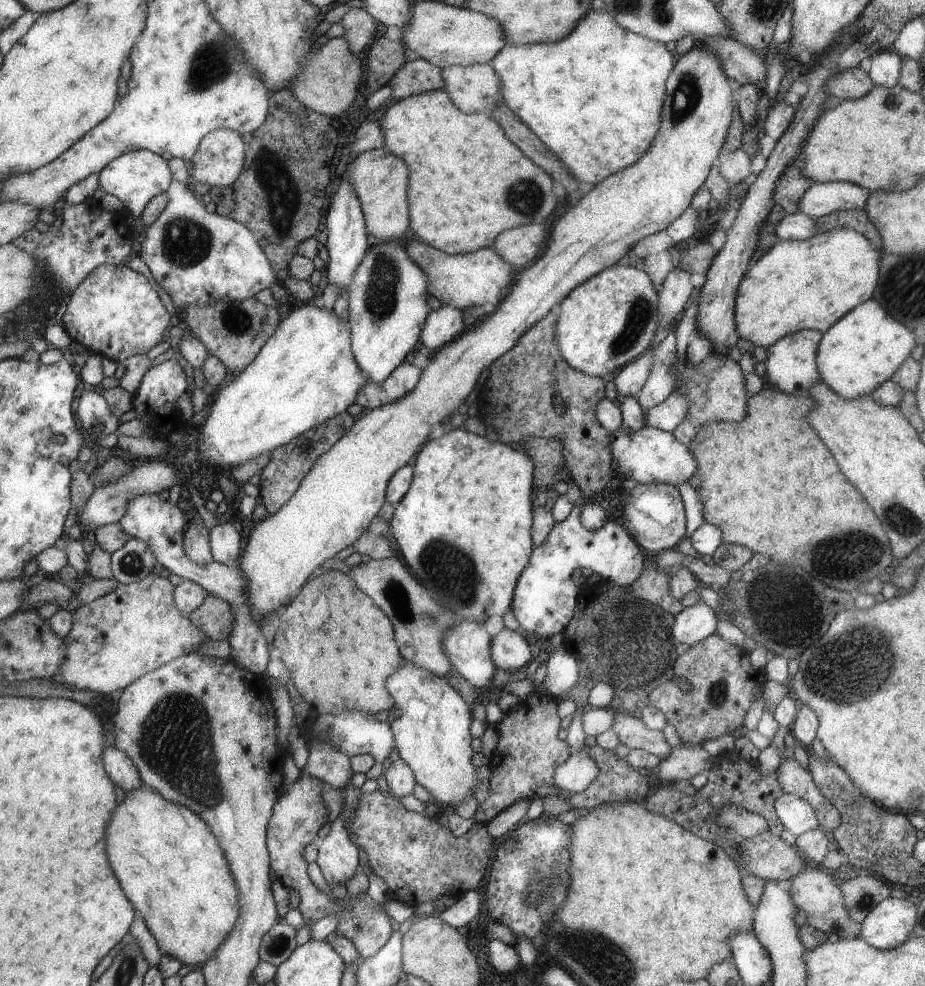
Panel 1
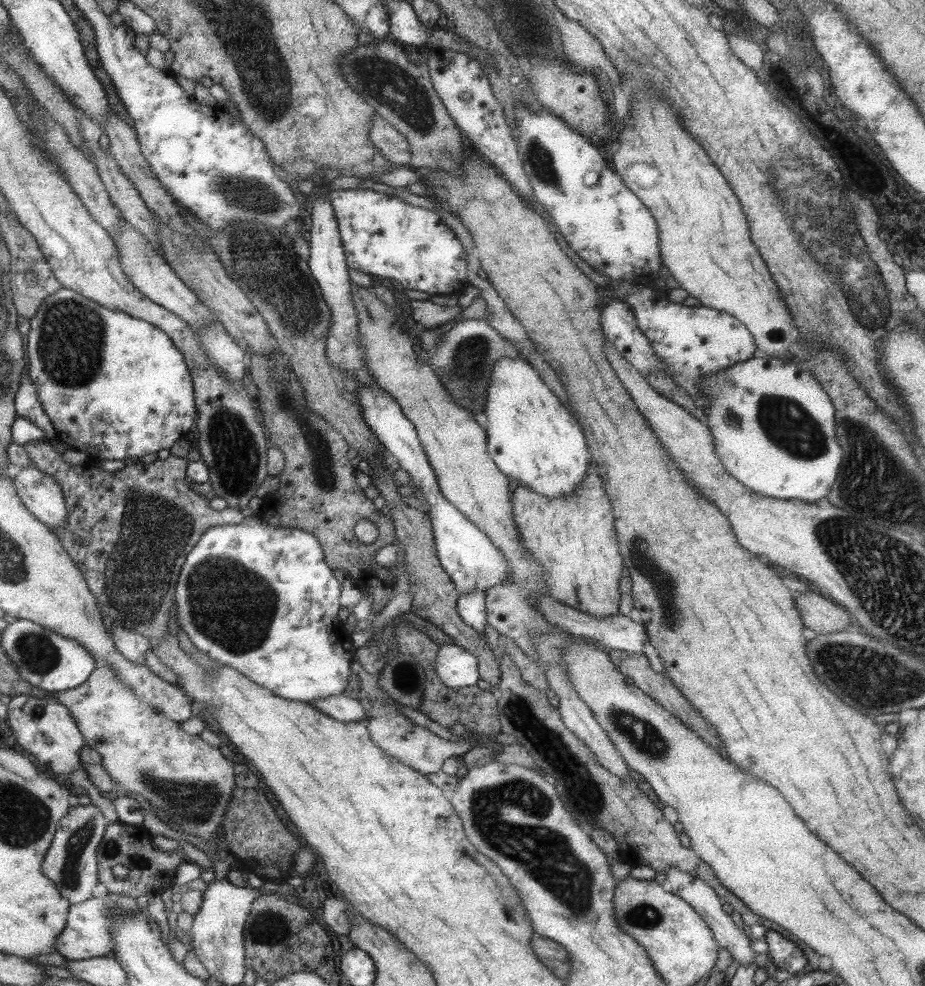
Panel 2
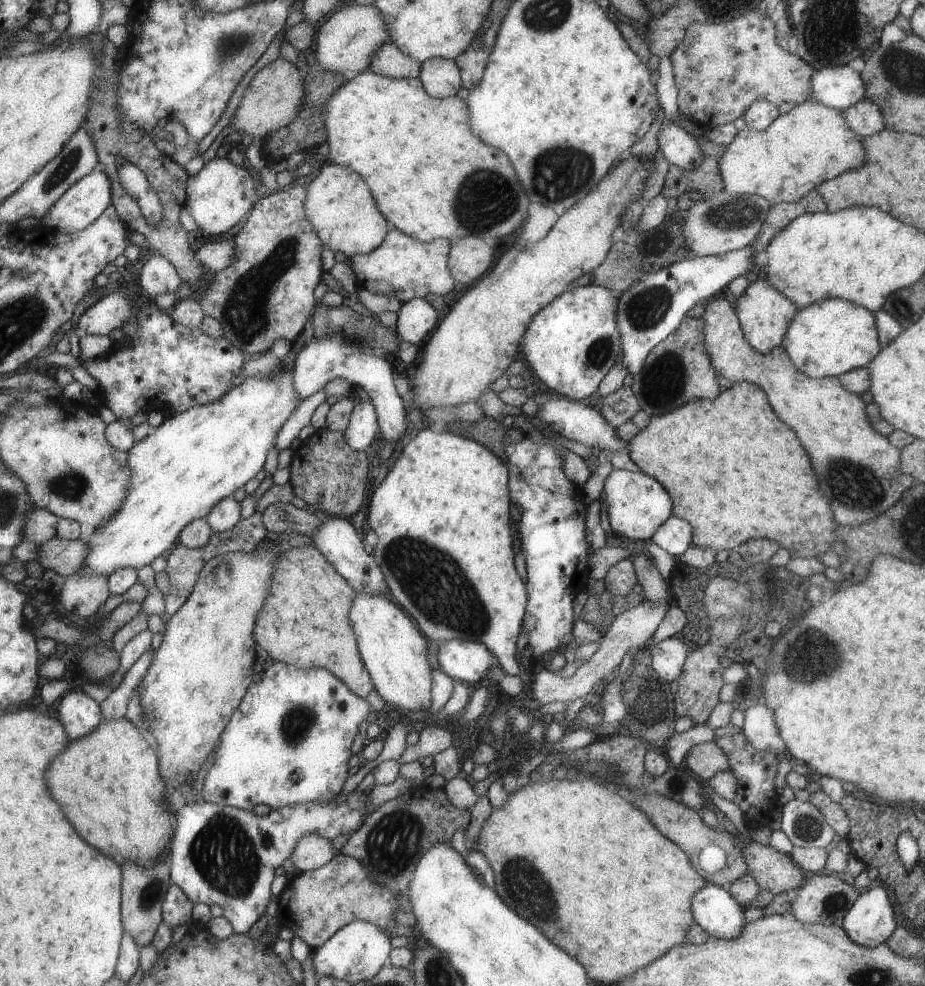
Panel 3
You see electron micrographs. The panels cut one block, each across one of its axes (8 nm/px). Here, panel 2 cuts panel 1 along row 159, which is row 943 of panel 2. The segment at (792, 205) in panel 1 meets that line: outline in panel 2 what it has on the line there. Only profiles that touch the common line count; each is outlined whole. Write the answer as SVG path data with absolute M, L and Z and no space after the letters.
M502 653L499 667L501 677L496 692L499 694L498 708L501 709L501 732L514 736L517 742L528 750L536 765L554 778L558 796L561 800L566 800L566 804L570 804L570 812L574 812L574 816L578 816L582 824L586 822L590 826L608 830L618 843L621 860L631 867L649 866L654 872L664 874L668 867L674 865L682 869L682 872L704 880L724 903L730 904L733 910L740 914L747 929L753 924L762 924L770 930L782 933L782 936L806 953L808 963L813 966L812 970L820 970L820 954L776 922L752 912L746 903L722 885L709 864L702 861L692 848L686 848L680 843L674 825L665 820L662 810L656 808L648 795L633 783L622 782L620 778L610 775L610 772L598 763L590 749L562 722L558 709L548 703L547 695L520 676L520 669L508 653Z

